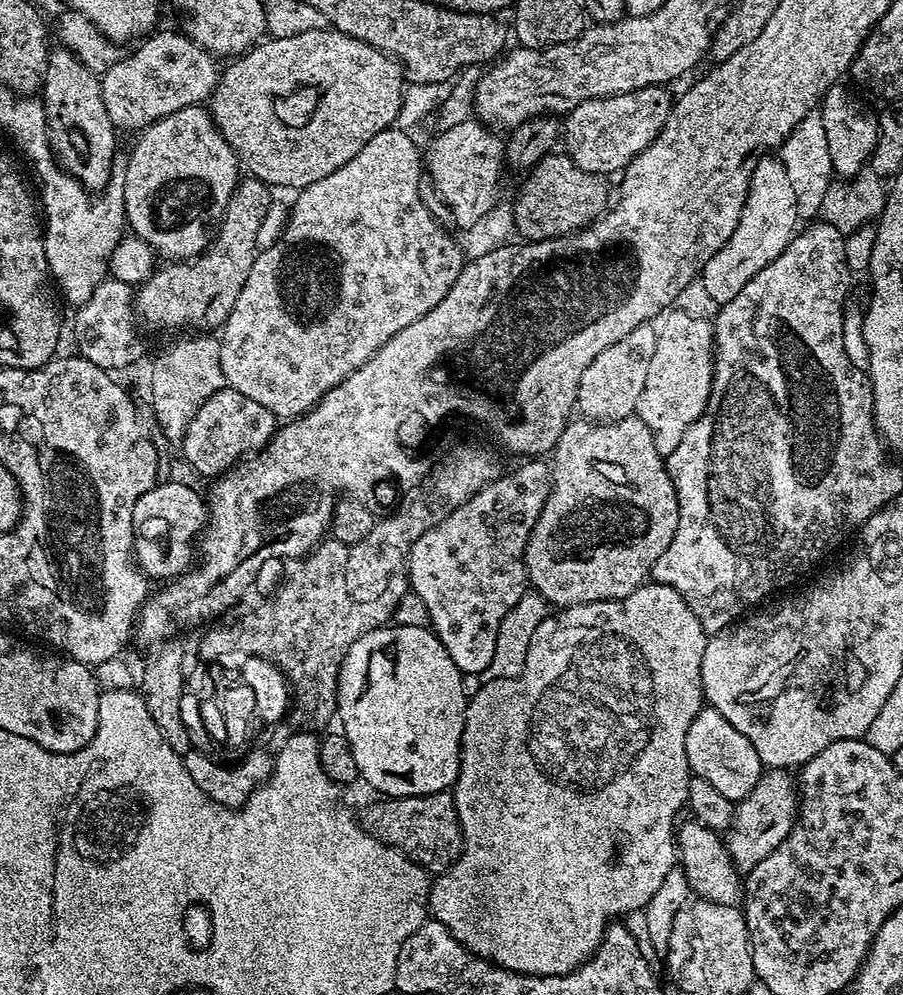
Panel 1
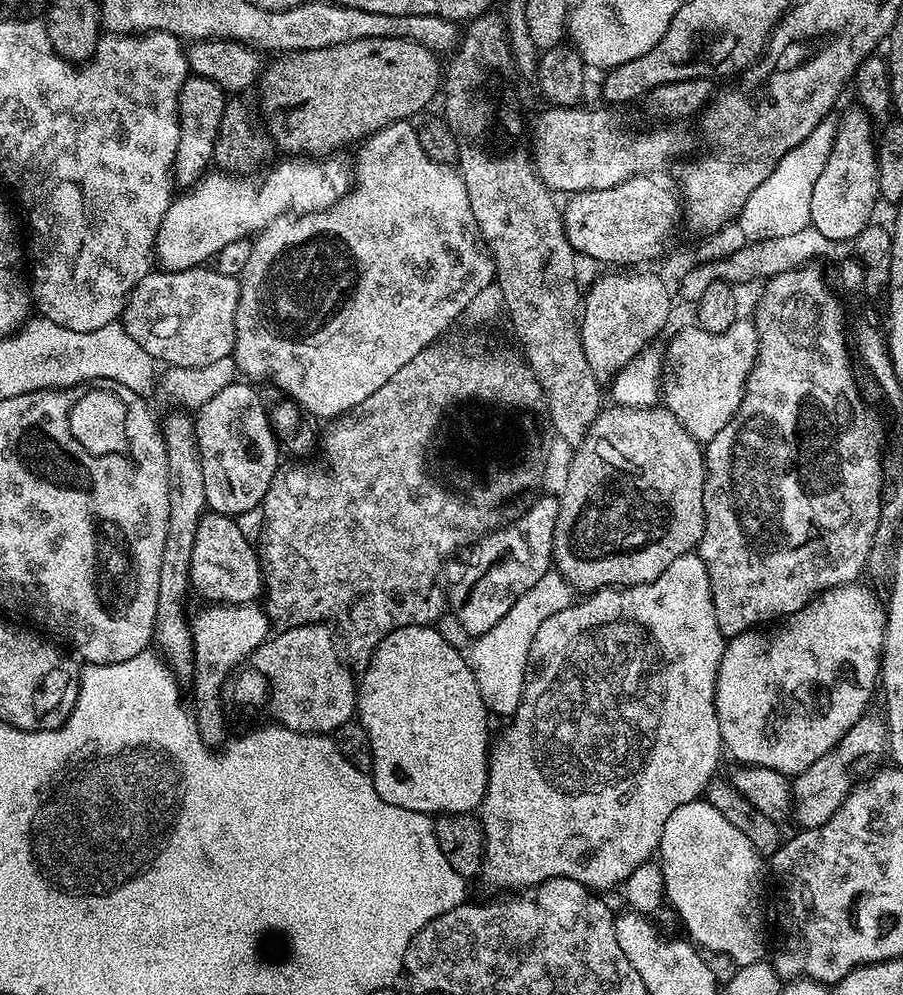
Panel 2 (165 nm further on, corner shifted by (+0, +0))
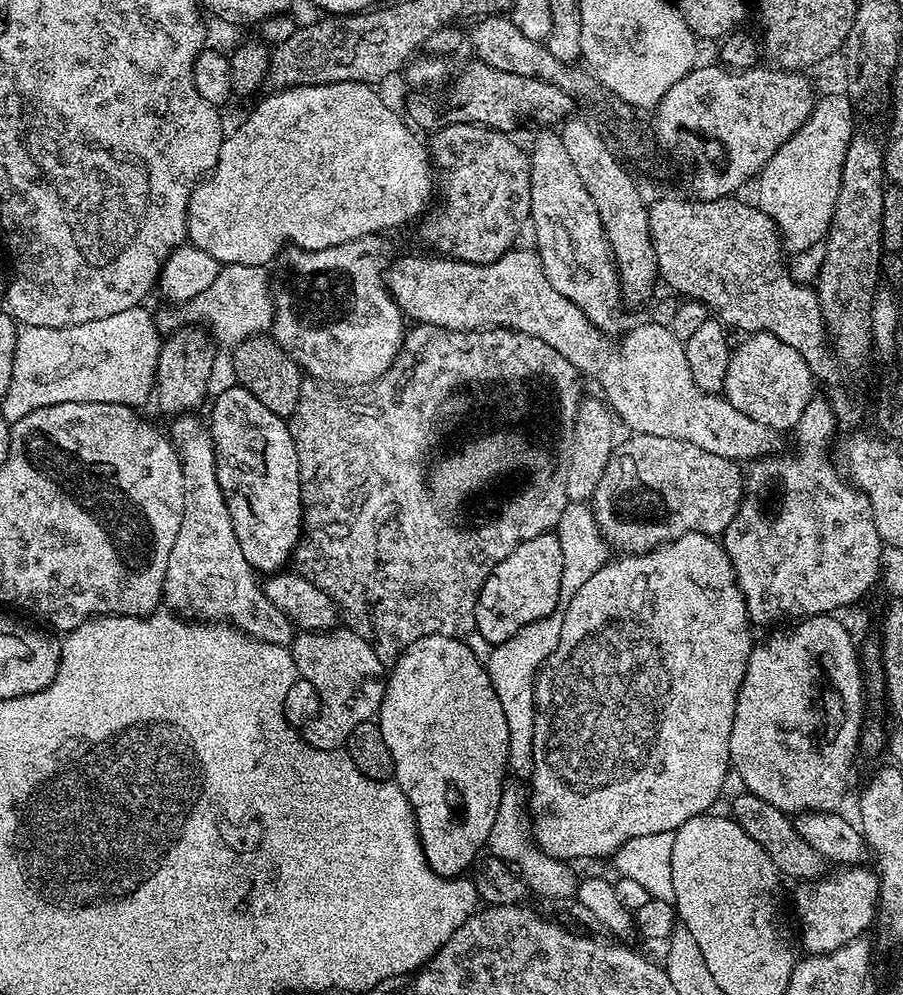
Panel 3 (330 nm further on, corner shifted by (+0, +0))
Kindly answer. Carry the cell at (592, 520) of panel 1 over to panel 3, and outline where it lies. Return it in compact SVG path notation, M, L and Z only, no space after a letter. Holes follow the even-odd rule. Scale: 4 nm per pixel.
M639 434L629 437L629 440L621 439L612 449L605 473L590 499L592 517L609 549L616 554L649 552L663 544L672 544L691 532L723 537L726 526L730 526L744 500L746 476L741 465L719 454L710 454L710 450L694 446L694 442Z

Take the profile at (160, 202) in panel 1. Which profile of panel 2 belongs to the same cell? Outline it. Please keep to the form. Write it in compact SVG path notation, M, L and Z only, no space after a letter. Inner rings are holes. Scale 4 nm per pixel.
M189 75L188 80L182 86L180 91L180 137L172 167L172 175L177 185L191 186L195 184L213 163L212 155L225 103L226 92L213 80L208 80L206 77Z

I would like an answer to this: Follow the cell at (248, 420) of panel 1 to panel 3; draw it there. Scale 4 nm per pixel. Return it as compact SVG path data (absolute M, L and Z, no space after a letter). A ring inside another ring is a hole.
M242 387L226 390L212 401L212 417L206 427L212 433L212 446L216 455L218 486L222 488L224 501L230 510L230 522L234 522L234 534L246 562L260 574L275 574L293 559L302 535L302 505L300 503L300 471L298 454L287 421L268 410L253 394Z

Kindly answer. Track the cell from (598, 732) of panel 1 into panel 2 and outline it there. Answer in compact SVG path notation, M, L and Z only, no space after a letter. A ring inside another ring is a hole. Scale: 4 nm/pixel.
M689 554L682 558L674 558L674 562L670 566L666 566L666 570L662 570L662 574L658 574L658 578L654 578L654 582L646 582L638 586L630 586L629 588L601 588L599 592L594 592L583 597L581 602L574 602L566 610L562 610L558 614L554 614L546 620L538 628L538 634L534 634L534 642L530 642L530 654L528 655L528 669L524 675L524 693L522 694L522 702L518 706L518 710L507 721L508 724L504 728L504 733L500 737L495 737L494 743L491 745L488 753L488 781L486 782L486 794L482 798L478 809L478 819L484 828L484 846L482 849L482 876L488 879L496 888L508 888L504 890L529 890L535 888L536 885L546 882L550 878L574 878L578 882L582 882L587 888L593 890L609 890L615 889L617 886L623 885L625 880L630 878L630 874L642 866L643 863L651 861L657 855L660 847L660 839L662 838L662 830L666 826L666 818L670 818L670 814L674 810L678 810L678 806L686 806L686 802L701 799L705 795L708 784L717 775L716 767L720 764L720 752L722 756L722 745L720 742L720 727L718 726L718 714L716 713L716 675L720 669L720 663L724 657L724 645L726 638L718 630L718 618L714 618L714 602L712 601L712 587L710 586L710 578L706 566L702 562L702 558L698 554Z

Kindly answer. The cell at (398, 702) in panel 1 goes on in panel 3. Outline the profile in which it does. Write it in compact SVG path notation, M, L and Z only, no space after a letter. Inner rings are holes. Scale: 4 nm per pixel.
M454 636L418 638L418 642L411 644L396 659L395 664L391 665L390 671L387 673L384 697L378 713L378 723L382 730L382 738L390 750L390 758L394 758L395 783L399 784L406 794L412 812L416 815L416 829L420 835L420 845L426 854L426 862L439 876L445 878L456 878L467 873L475 865L482 849L488 843L488 835L494 823L494 816L498 812L499 799L502 798L503 784L508 772L510 730L506 730L506 714L502 714L502 702L498 702L498 694L494 694L494 686L488 677L487 667L464 645L463 639Z

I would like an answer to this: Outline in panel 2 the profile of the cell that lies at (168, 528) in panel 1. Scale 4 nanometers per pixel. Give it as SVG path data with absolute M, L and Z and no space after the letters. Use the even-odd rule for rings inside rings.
M205 511L197 524L197 533L194 535L194 548L191 567L191 587L204 592L205 601L219 602L222 604L250 604L261 599L265 591L264 570L260 557L252 549L250 541L244 537L244 532L239 528L237 521L231 516L223 516L220 512Z

